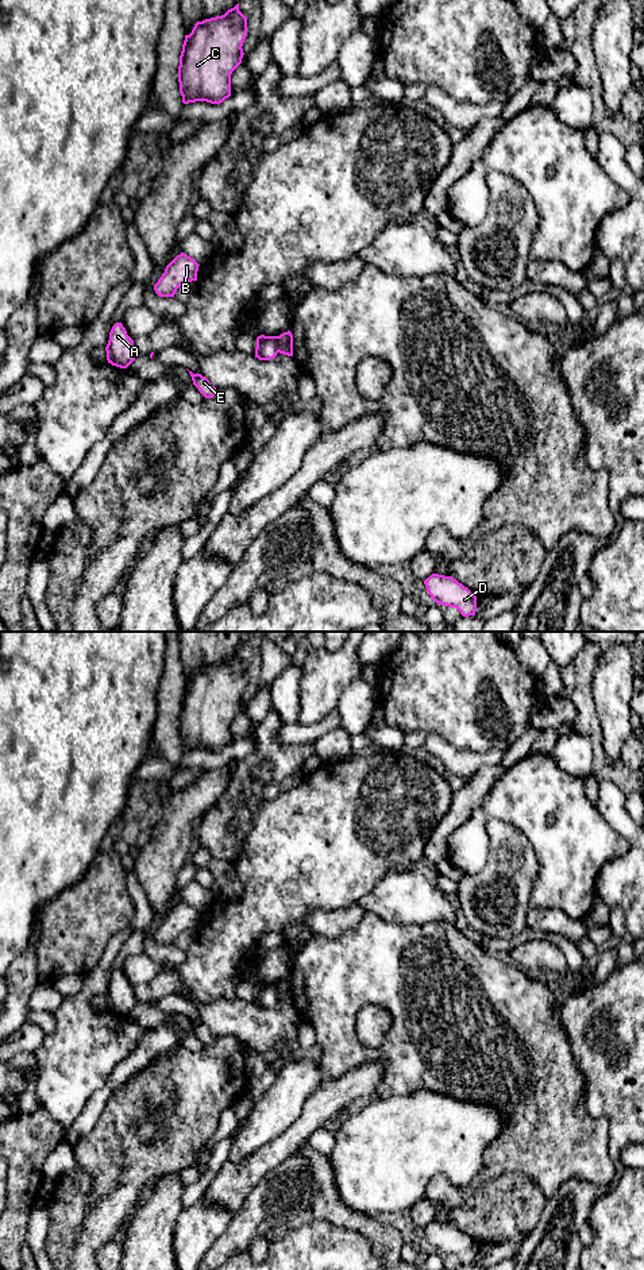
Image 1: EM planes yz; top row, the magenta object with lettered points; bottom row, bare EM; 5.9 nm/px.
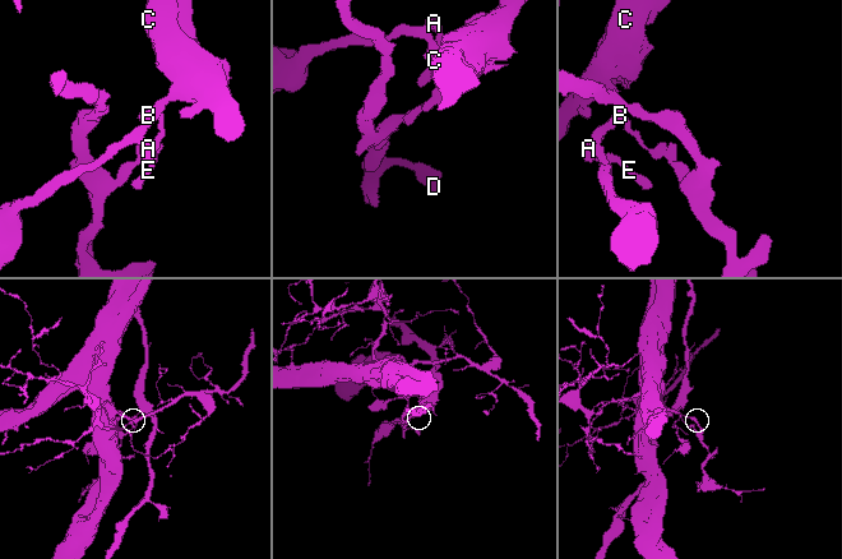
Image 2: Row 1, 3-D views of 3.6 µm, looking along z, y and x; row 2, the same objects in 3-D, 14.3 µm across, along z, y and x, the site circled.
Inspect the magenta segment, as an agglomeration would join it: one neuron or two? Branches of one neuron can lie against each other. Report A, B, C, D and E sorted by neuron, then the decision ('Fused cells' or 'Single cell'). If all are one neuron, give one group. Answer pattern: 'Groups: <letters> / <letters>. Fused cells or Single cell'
Groups: A B C E / D. Fused cells

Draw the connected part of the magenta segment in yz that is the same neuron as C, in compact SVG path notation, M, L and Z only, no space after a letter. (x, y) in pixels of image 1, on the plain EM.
M239 652L224 663L197 669L189 683L185 683L180 703L178 730L182 750L207 749L220 752L231 744L231 722L242 711L243 690L247 684L247 665L239 659Z

